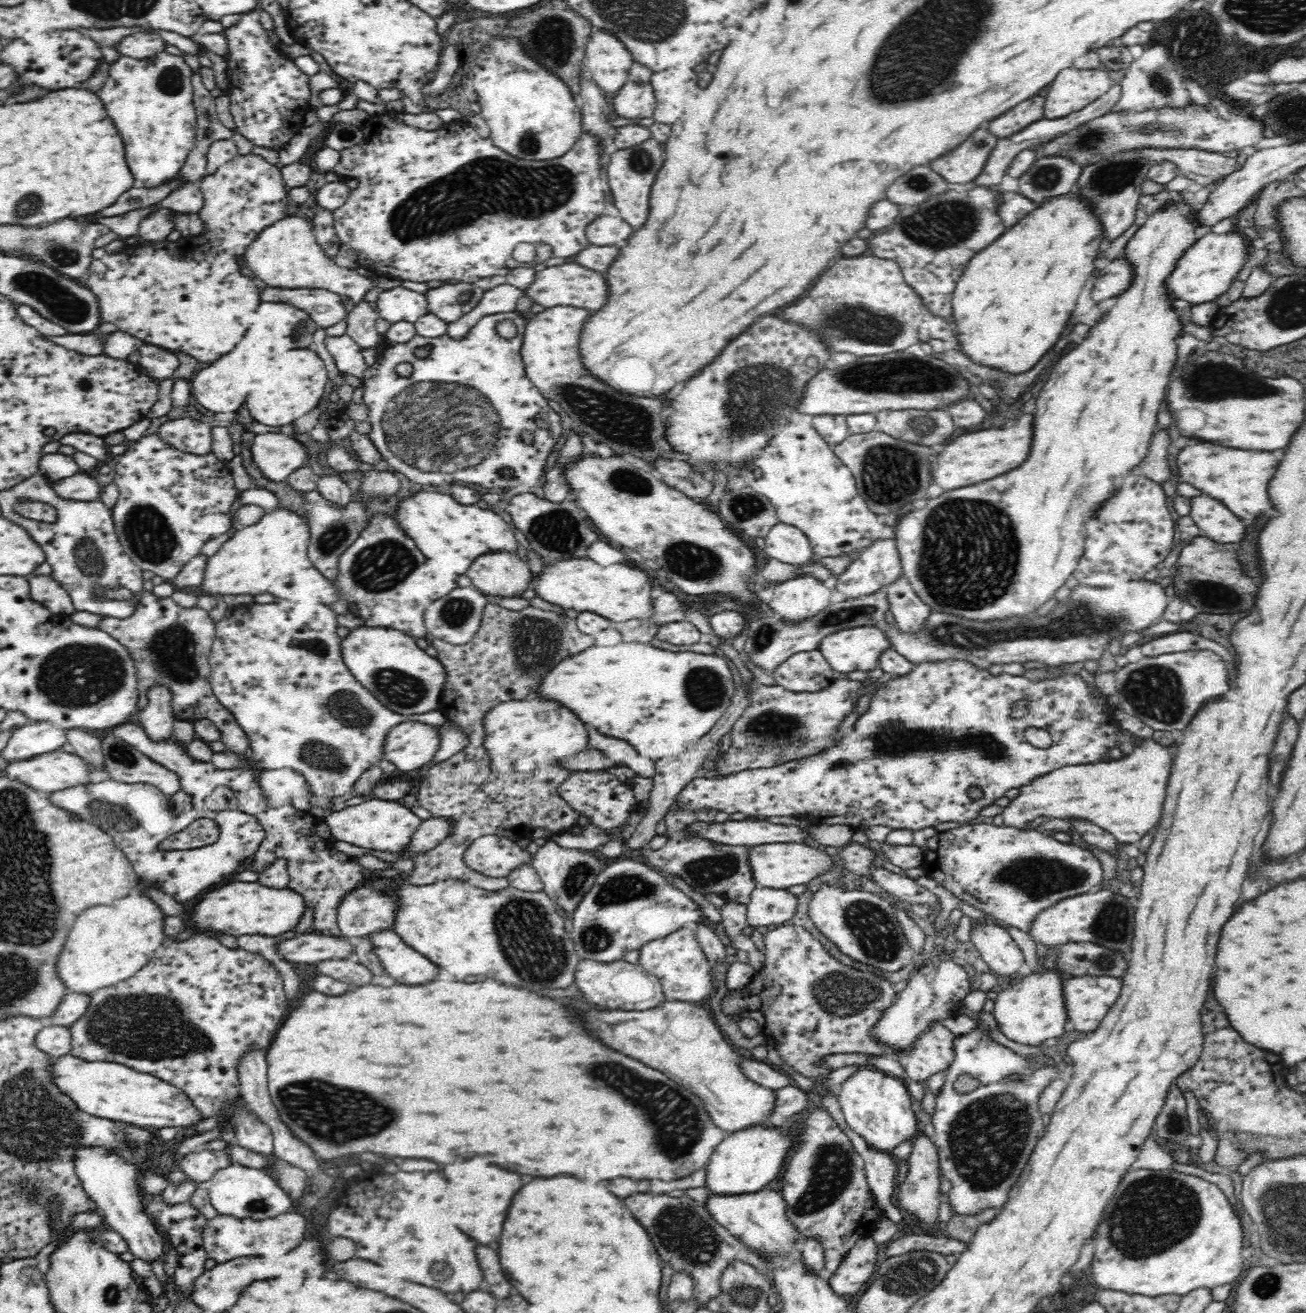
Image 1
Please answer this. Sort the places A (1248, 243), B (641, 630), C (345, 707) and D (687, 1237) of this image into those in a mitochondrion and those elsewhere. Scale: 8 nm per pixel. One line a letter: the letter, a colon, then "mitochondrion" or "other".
A: other
B: other
C: mitochondrion
D: mitochondrion

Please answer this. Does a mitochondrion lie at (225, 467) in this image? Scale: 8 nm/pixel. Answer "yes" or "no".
no

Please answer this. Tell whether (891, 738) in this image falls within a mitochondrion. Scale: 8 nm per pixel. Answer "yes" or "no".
yes

